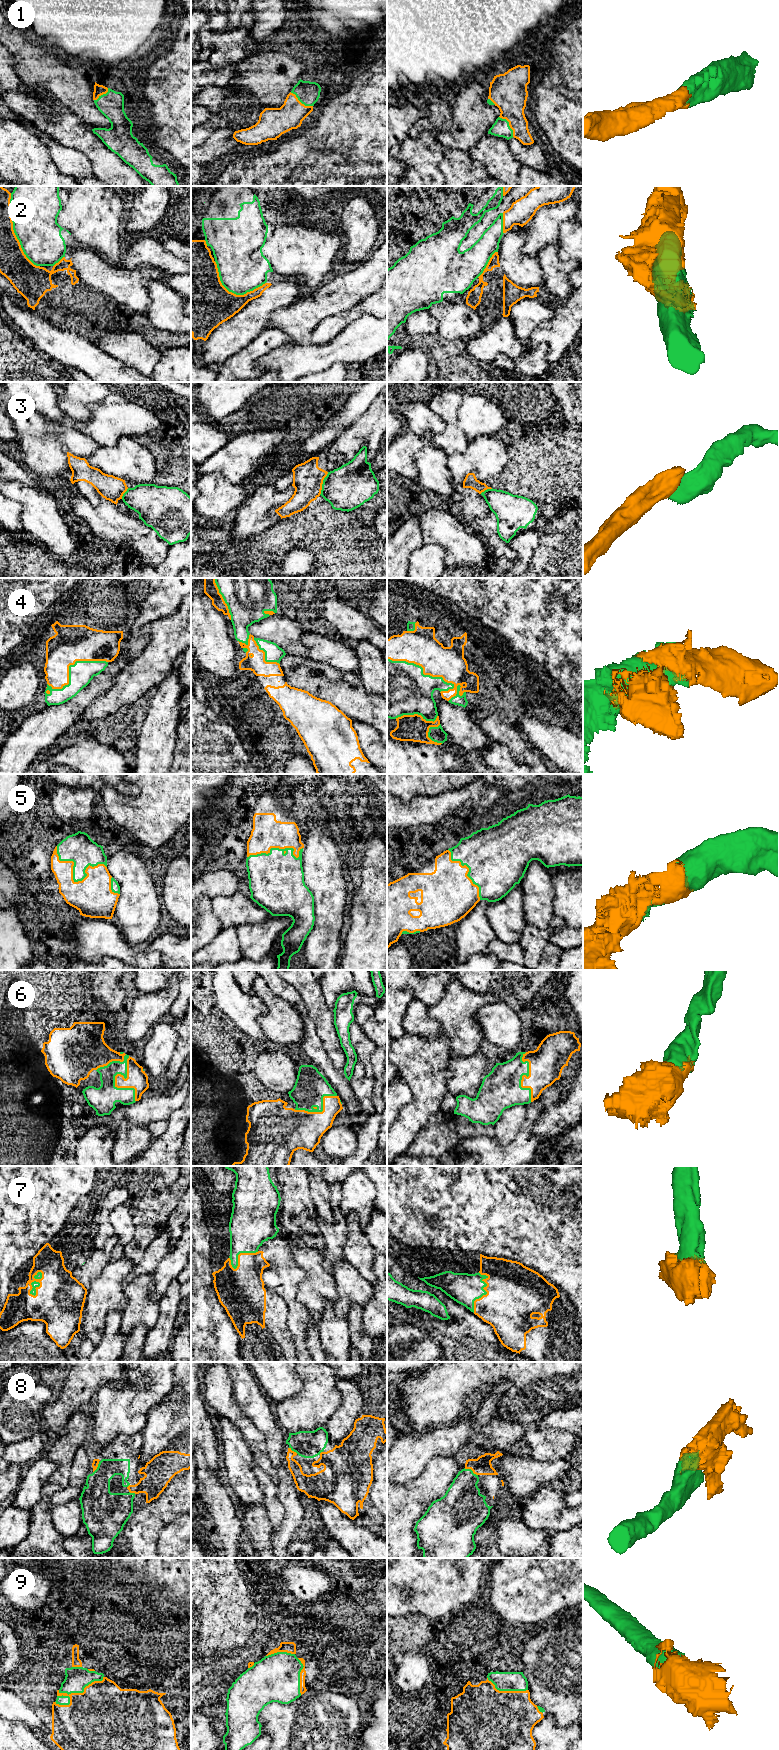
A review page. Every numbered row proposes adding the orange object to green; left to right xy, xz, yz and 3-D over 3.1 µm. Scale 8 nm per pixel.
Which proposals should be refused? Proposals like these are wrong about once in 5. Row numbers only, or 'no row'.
3

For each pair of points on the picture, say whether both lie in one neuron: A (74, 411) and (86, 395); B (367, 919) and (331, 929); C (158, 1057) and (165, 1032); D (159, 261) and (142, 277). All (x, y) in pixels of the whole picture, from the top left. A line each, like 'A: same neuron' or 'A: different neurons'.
A: same neuron
B: different neurons
C: same neuron
D: different neurons

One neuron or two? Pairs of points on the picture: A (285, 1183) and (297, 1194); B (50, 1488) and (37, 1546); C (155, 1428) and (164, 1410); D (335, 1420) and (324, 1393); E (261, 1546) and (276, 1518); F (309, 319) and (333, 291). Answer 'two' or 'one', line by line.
A: one
B: one
C: one
D: two
E: two
F: one

